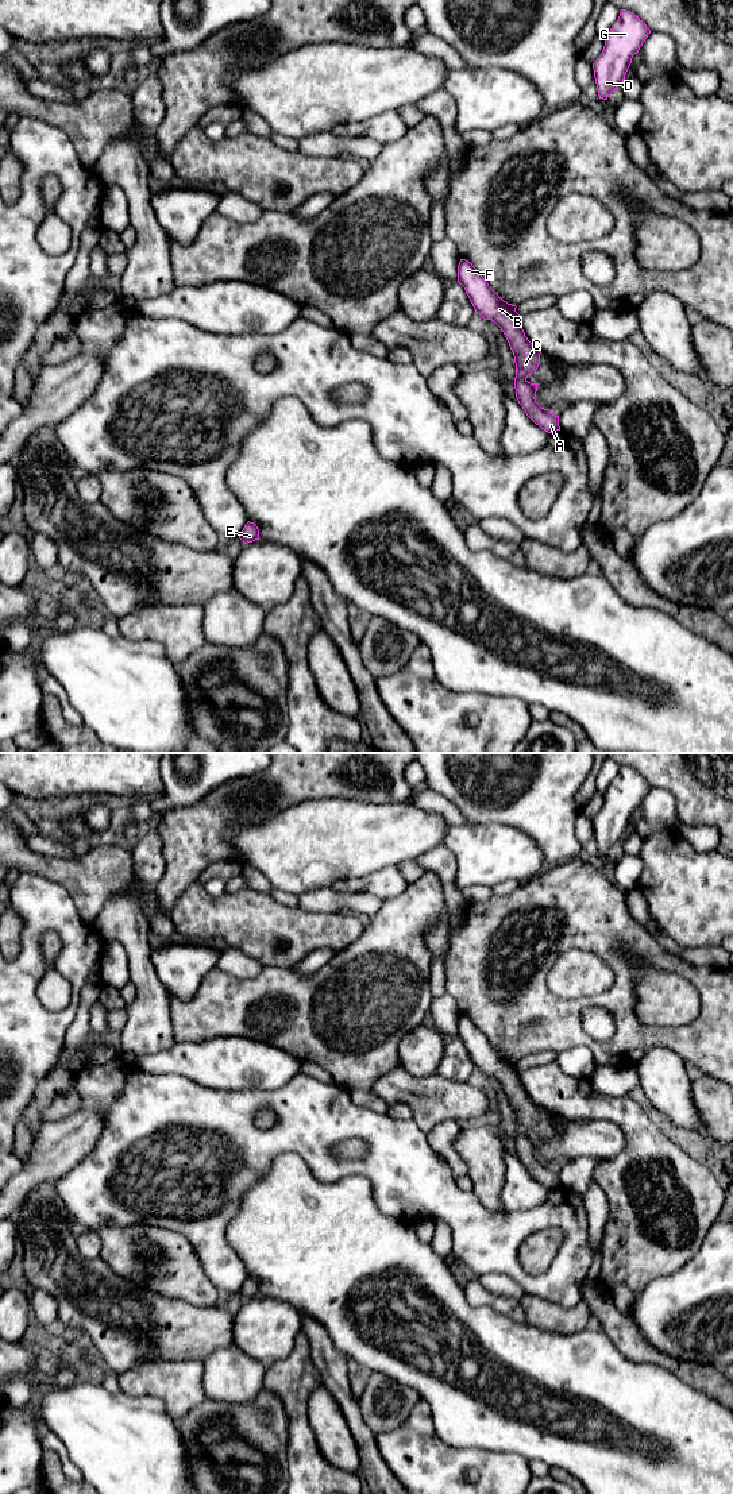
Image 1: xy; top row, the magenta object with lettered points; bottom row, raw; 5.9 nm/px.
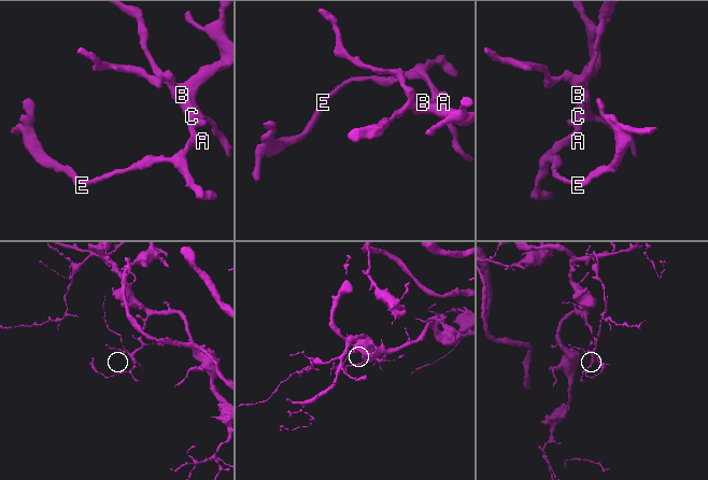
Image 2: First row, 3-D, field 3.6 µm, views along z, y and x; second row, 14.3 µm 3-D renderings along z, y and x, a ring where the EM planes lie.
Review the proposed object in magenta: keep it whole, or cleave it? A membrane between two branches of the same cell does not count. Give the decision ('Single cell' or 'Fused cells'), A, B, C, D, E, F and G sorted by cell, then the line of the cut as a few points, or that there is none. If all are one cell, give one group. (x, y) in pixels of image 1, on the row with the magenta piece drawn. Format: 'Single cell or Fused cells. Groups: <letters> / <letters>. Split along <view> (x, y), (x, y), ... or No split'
Single cell. Groups: A B C D E F G. No split

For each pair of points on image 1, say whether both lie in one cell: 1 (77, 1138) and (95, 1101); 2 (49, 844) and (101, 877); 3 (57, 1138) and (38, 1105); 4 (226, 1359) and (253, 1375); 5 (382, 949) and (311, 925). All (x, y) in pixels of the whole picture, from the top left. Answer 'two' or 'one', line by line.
1: one
2: two
3: two
4: one
5: two

